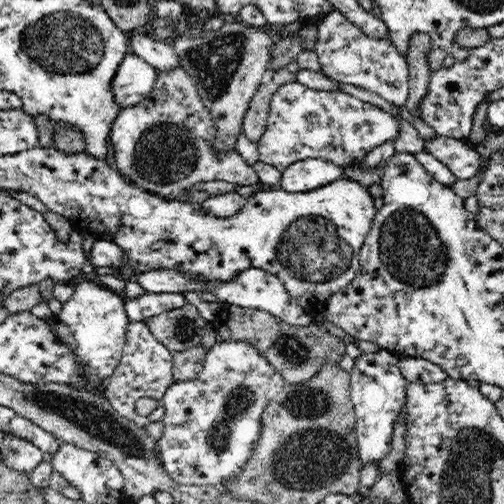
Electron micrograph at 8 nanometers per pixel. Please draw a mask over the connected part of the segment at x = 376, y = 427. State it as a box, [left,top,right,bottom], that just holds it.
[348,349,408,466]

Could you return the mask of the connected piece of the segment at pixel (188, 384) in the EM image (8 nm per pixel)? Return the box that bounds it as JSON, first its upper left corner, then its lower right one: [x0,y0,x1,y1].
[158,337,286,486]

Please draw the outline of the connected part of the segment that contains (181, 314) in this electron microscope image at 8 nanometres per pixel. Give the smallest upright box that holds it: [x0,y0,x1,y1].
[145,303,208,353]

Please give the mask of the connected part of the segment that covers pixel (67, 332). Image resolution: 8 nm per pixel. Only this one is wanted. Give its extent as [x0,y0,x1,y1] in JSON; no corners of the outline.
[52,282,130,381]

